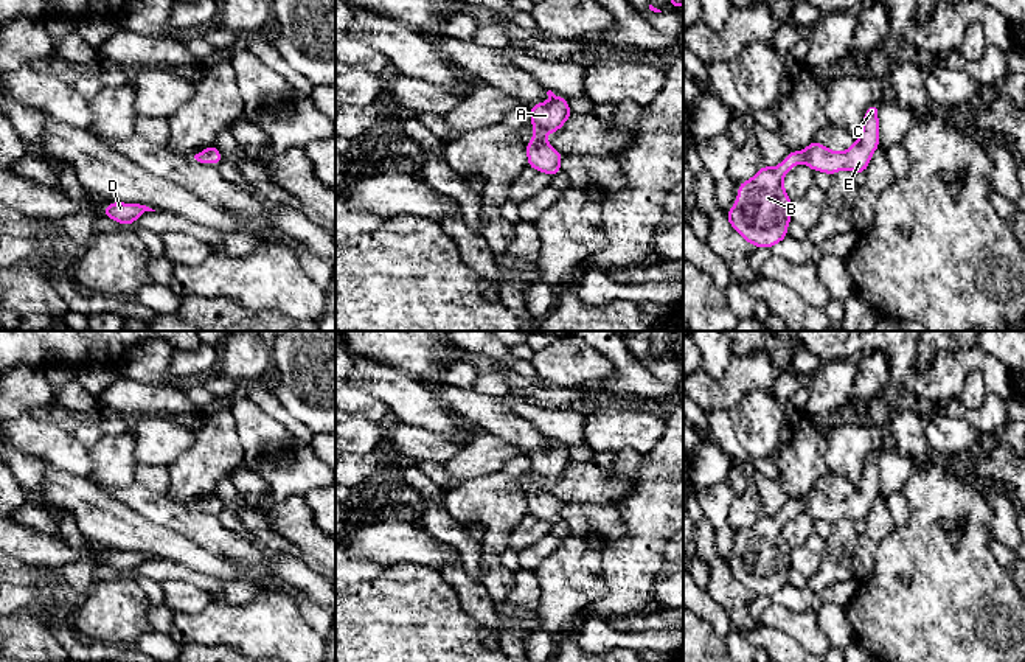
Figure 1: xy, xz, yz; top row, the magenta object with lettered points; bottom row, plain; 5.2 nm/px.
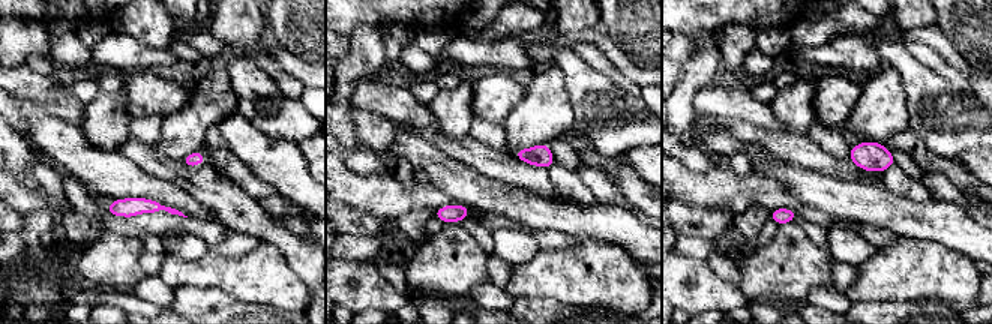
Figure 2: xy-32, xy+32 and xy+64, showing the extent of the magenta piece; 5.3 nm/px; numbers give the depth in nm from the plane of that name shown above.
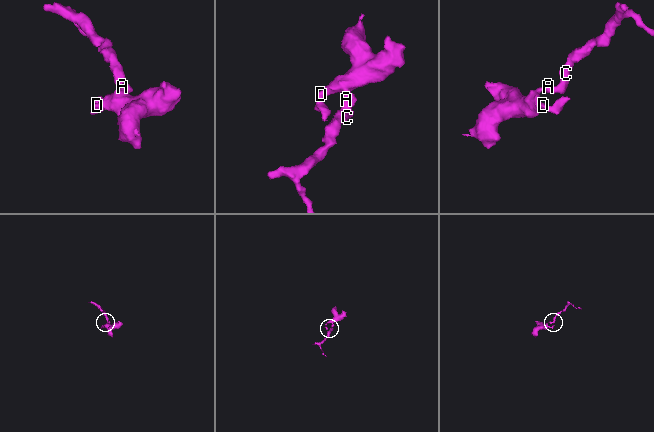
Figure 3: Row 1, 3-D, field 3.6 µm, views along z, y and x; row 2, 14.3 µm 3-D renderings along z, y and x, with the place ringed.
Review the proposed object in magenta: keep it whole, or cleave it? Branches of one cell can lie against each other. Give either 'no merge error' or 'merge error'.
no merge error

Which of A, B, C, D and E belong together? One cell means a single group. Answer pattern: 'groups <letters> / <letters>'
groups A B C D E

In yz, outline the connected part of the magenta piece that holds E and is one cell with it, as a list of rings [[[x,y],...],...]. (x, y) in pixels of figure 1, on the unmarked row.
[[[879,452],[865,458],[862,480],[854,493],[843,500],[834,500],[820,490],[812,490],[801,500],[790,499],[775,516],[759,514],[755,525],[738,533],[738,547],[727,561],[727,569],[753,595],[769,595],[787,586],[790,545],[783,527],[798,511],[806,511],[814,521],[834,524],[840,517],[865,521],[879,496]]]

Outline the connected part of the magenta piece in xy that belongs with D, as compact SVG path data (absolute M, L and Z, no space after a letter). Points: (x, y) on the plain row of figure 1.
M112 550L110 553L101 558L101 563L106 563L123 573L130 573L146 559L155 559L155 558L143 552Z

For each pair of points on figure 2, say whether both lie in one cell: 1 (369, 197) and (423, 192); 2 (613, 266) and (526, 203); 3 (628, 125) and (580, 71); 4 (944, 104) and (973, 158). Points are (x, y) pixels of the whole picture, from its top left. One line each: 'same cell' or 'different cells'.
1: same cell
2: different cells
3: same cell
4: different cells

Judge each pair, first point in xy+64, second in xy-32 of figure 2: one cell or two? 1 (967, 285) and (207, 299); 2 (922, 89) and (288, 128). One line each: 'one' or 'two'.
1: two
2: one

